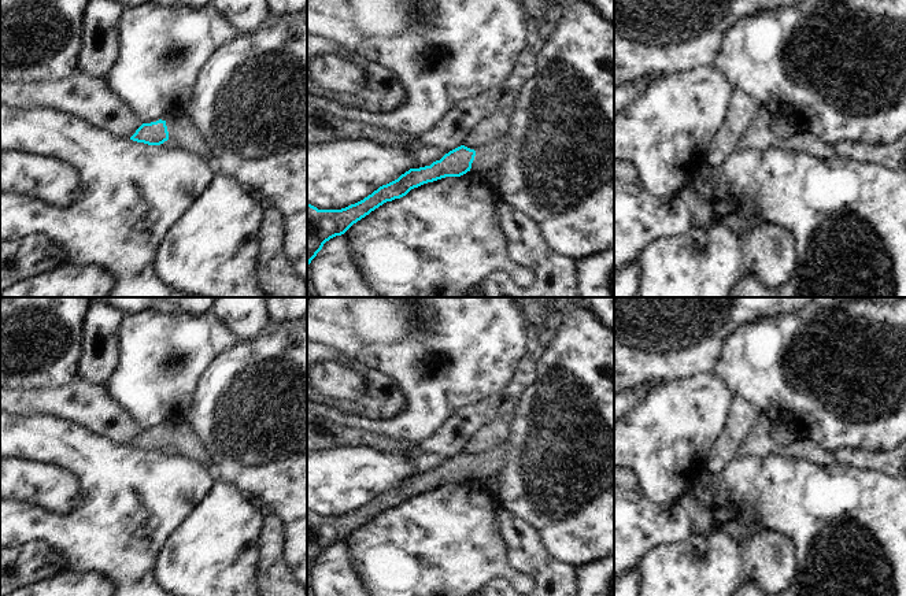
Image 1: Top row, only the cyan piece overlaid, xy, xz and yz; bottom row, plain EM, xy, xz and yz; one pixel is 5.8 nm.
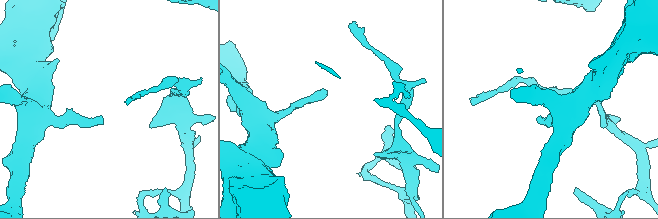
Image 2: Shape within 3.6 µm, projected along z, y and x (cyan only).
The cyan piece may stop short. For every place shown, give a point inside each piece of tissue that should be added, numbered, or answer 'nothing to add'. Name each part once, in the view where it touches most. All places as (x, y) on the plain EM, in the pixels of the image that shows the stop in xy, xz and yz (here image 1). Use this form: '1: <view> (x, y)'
1: xz (488, 465)

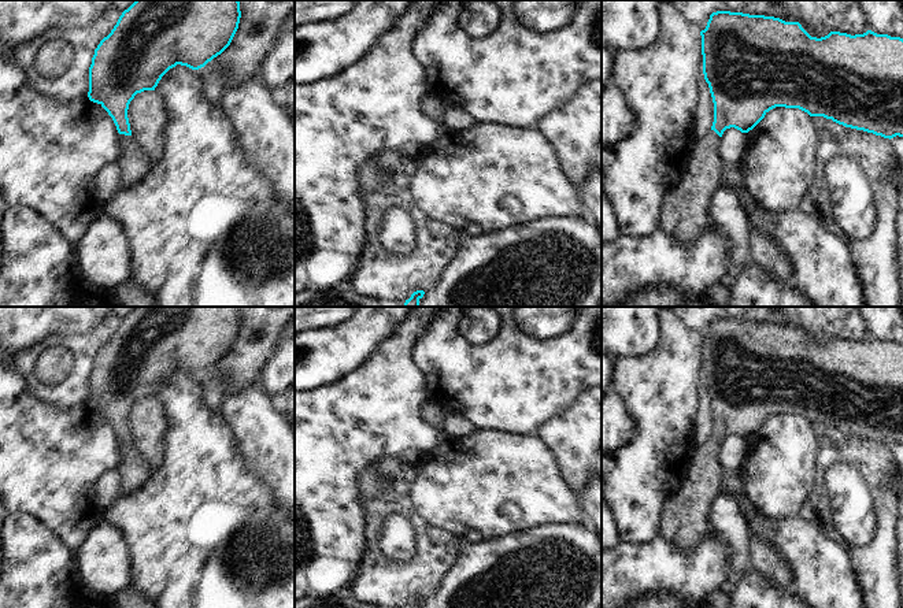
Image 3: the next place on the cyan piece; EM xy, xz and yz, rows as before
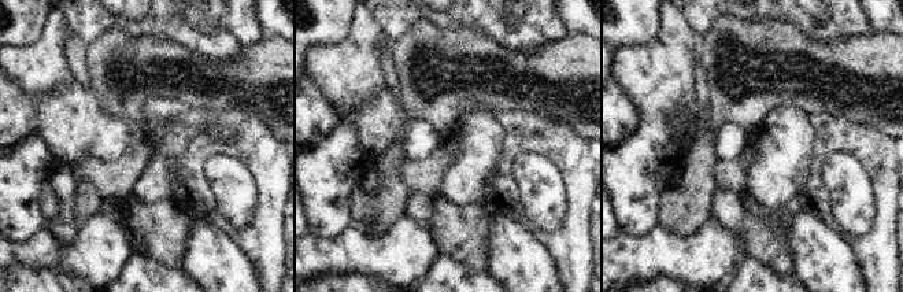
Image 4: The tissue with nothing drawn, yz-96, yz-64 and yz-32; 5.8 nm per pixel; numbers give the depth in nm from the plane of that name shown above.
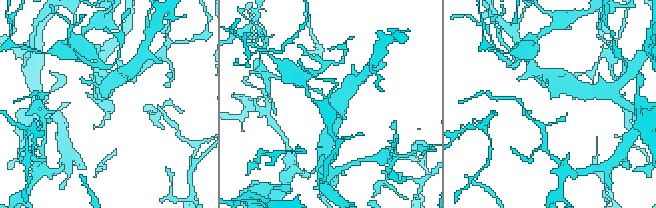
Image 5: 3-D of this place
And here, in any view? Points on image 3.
1: xy (133, 470)

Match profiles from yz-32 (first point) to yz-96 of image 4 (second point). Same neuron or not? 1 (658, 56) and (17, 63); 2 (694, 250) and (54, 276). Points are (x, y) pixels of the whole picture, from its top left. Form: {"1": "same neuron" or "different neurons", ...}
{"1": "same neuron", "2": "different neurons"}

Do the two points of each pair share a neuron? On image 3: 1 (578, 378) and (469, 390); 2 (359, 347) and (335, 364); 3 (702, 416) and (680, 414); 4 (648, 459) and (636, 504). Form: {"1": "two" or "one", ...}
{"1": "one", "2": "one", "3": "two", "4": "one"}

